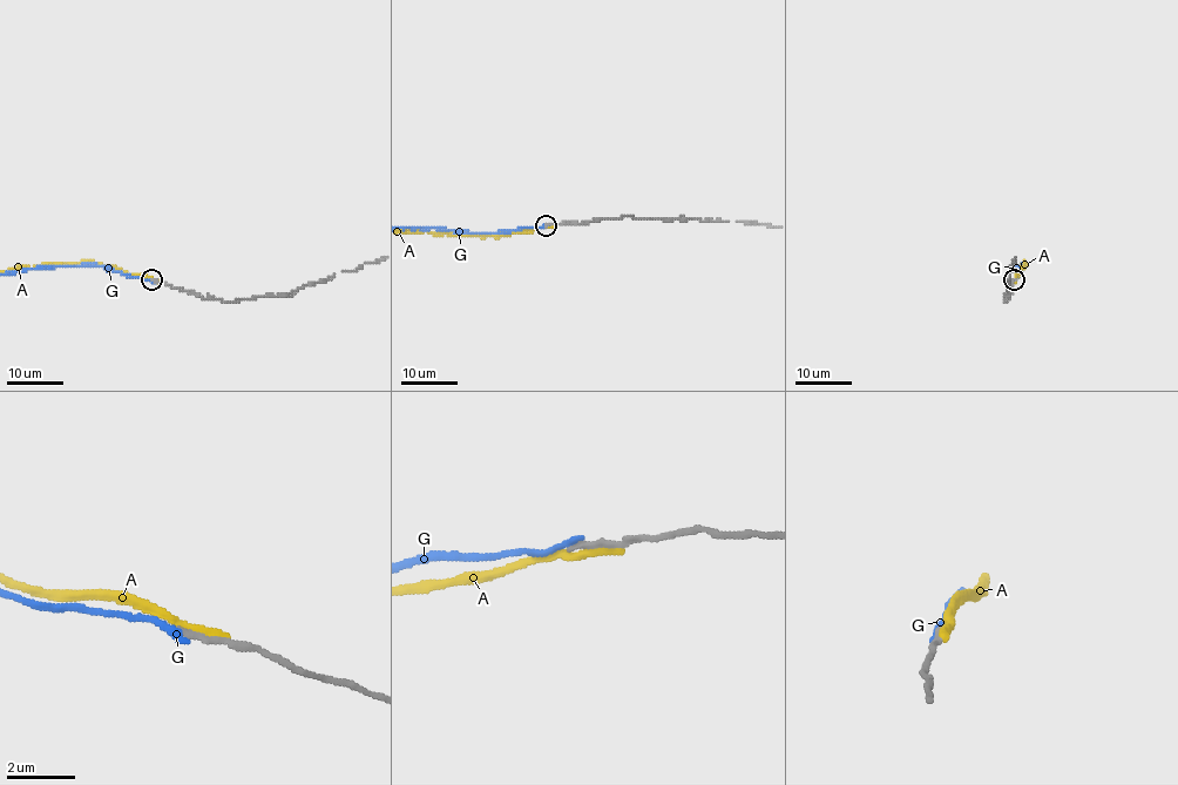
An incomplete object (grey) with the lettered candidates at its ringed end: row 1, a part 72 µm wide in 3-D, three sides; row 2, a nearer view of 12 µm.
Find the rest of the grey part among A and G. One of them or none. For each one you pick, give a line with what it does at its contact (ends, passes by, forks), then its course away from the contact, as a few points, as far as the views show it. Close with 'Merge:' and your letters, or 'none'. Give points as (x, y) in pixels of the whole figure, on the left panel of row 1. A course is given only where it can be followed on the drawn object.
Merge: none

